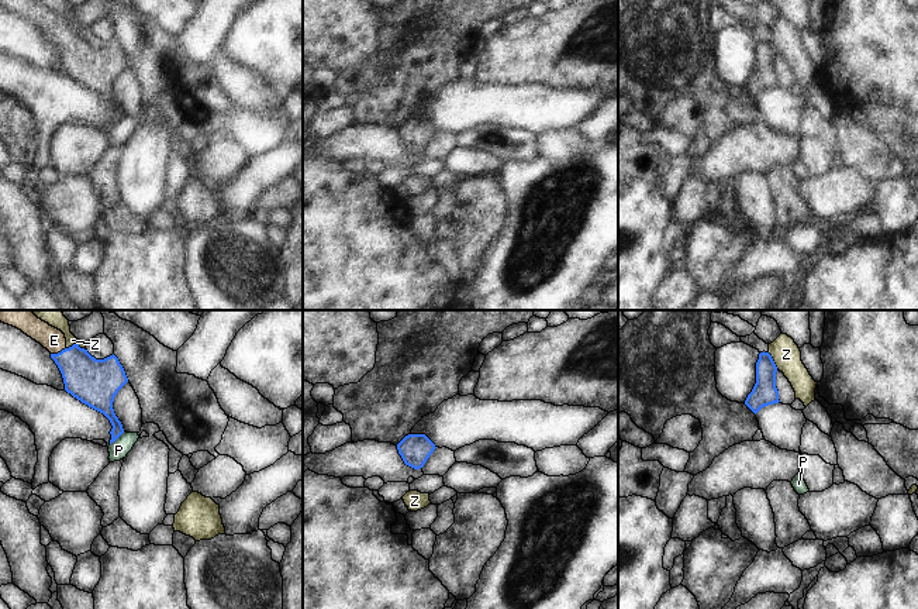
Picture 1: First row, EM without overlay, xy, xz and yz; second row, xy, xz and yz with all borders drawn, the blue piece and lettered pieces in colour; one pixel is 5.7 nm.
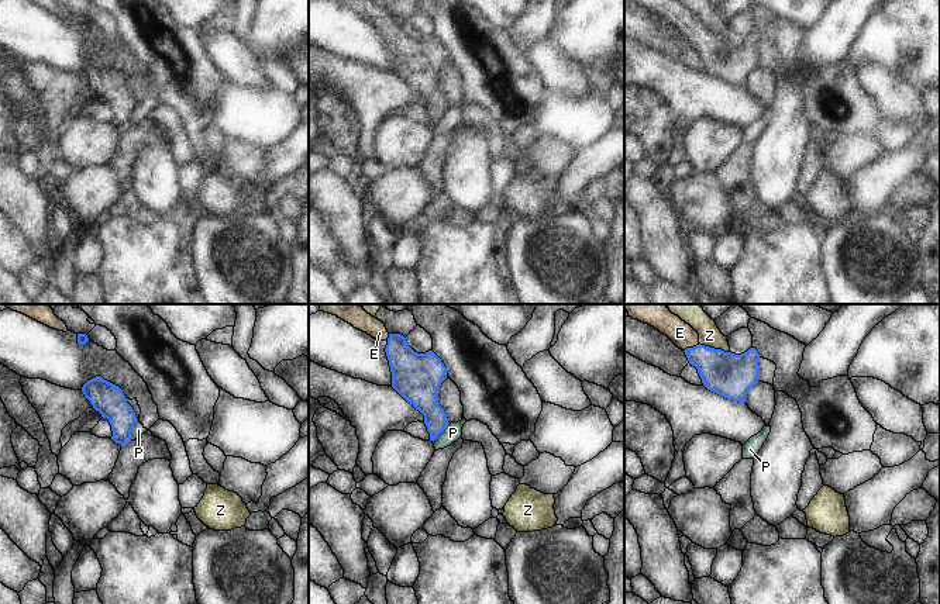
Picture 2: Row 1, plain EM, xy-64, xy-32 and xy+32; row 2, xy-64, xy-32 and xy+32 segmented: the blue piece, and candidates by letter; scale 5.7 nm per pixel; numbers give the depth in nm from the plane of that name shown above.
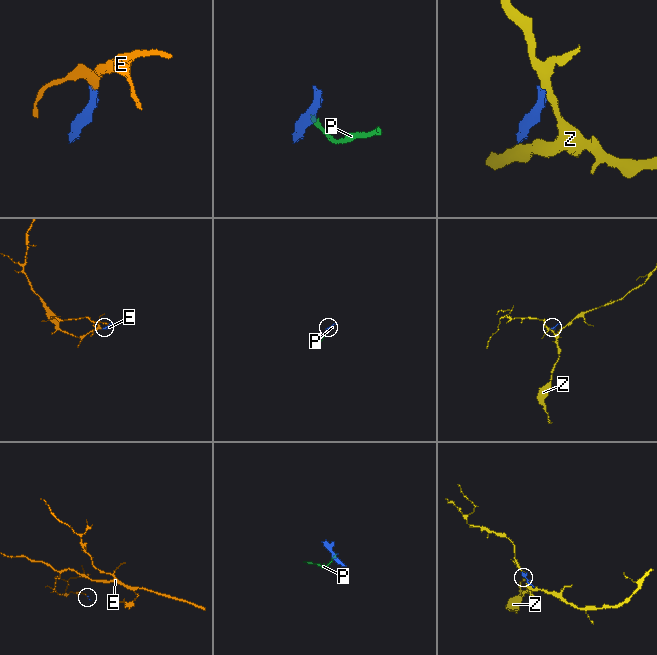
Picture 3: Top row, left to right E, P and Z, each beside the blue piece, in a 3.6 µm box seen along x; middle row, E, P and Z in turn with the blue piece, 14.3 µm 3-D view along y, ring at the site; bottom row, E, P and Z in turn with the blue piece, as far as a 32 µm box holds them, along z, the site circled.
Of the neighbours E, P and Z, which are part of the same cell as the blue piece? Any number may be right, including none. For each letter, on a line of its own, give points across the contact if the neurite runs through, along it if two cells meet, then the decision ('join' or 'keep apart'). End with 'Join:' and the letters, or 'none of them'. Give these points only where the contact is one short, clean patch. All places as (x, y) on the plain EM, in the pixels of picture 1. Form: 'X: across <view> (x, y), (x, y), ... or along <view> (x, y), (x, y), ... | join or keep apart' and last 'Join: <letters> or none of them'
E: across xy (92, 65), (58, 37), (54, 24) | join
P: along xy (124, 116), (110, 128) | keep apart
Z: along xy (66, 31), (78, 28), (85, 34) | keep apart
Join: E

